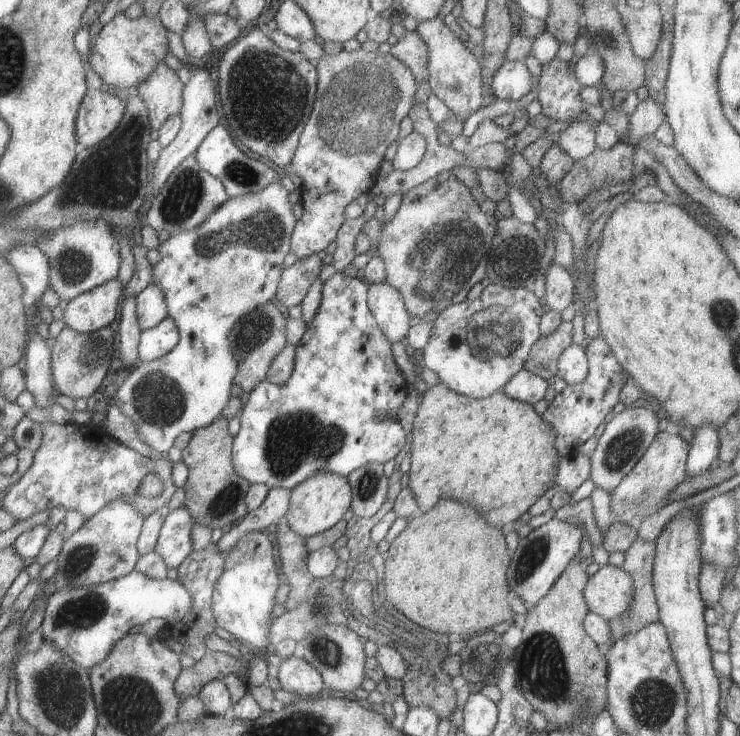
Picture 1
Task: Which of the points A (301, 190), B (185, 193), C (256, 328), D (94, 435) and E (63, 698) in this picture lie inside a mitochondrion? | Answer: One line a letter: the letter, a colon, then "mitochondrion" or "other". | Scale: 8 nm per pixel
A: other
B: mitochondrion
C: mitochondrion
D: other
E: mitochondrion

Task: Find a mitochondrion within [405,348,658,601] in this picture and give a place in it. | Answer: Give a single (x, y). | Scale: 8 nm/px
(619, 454)

